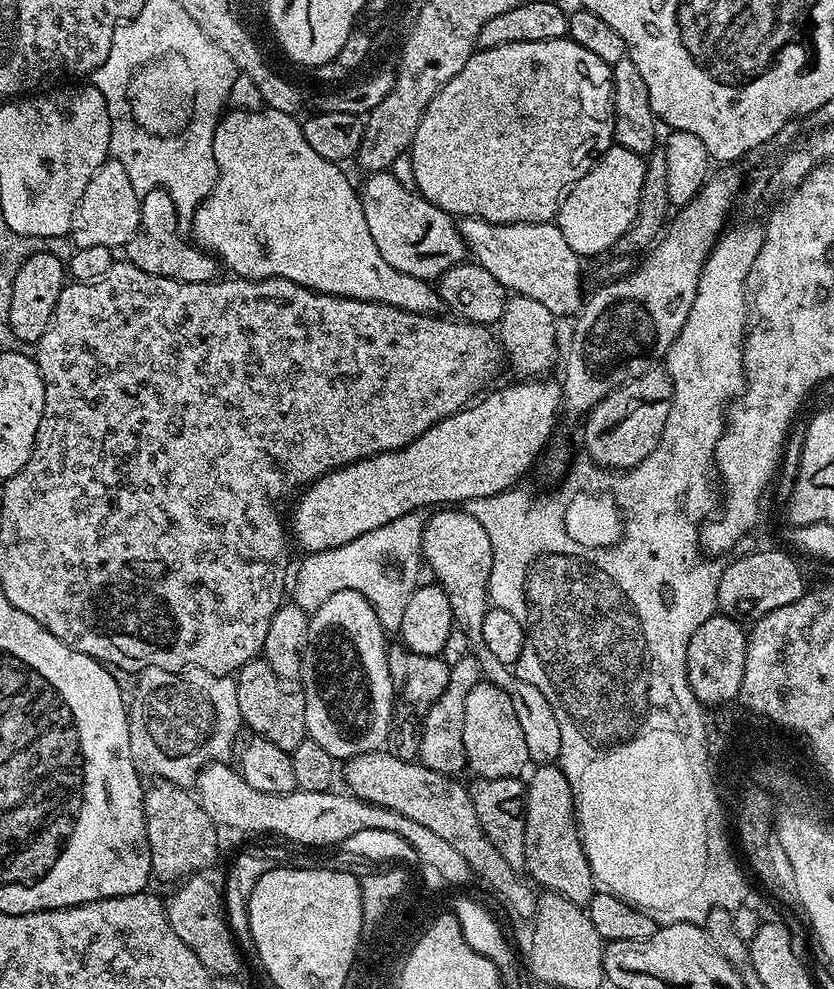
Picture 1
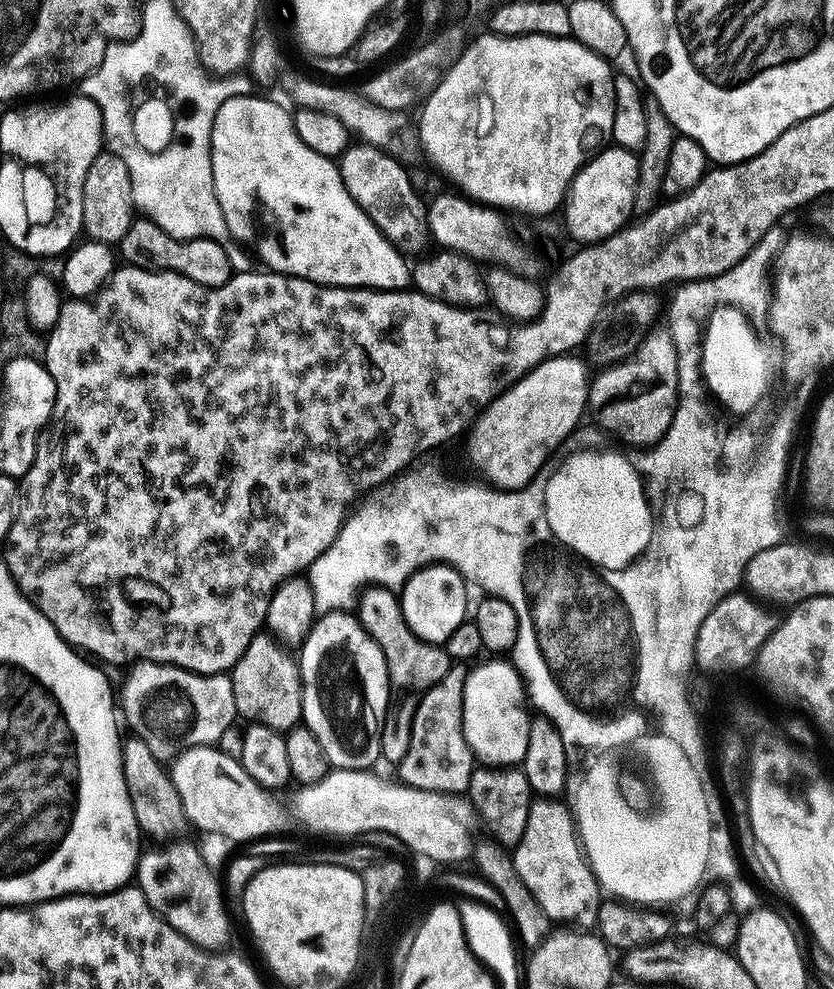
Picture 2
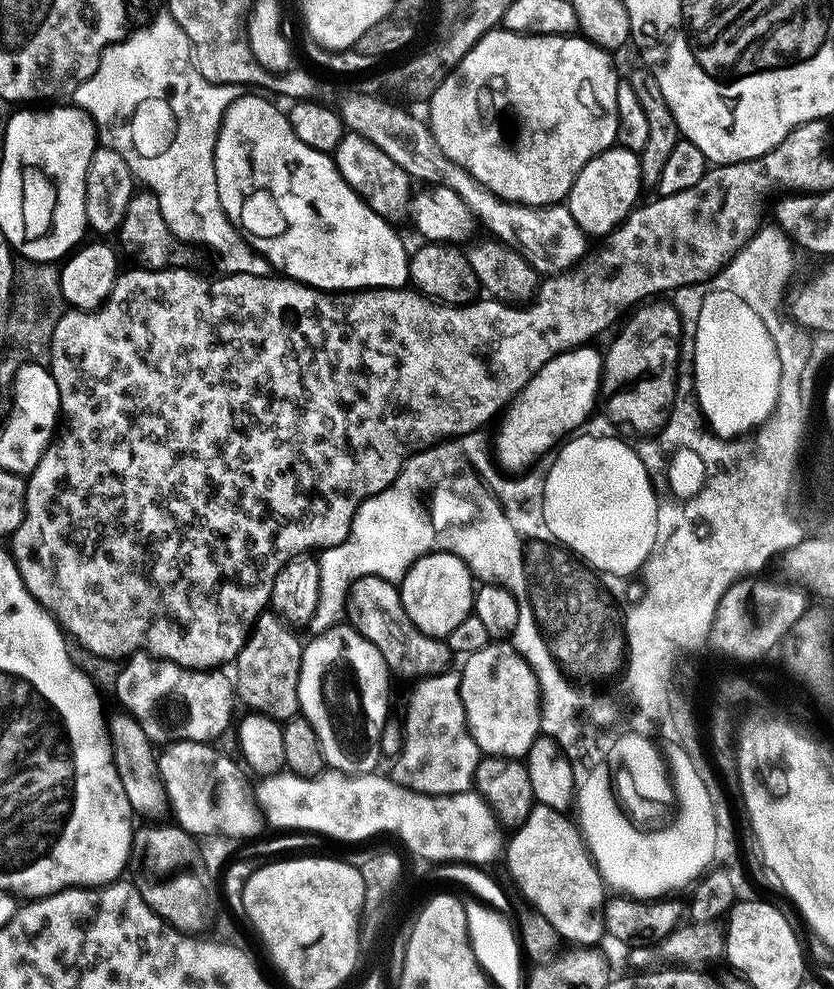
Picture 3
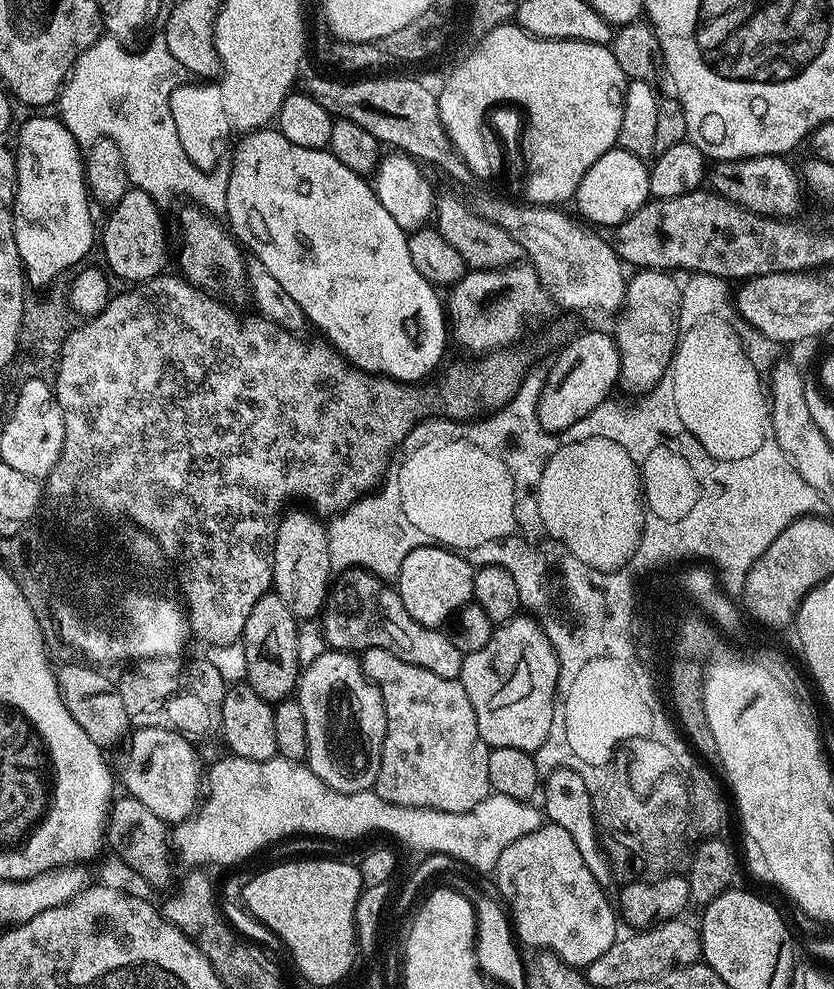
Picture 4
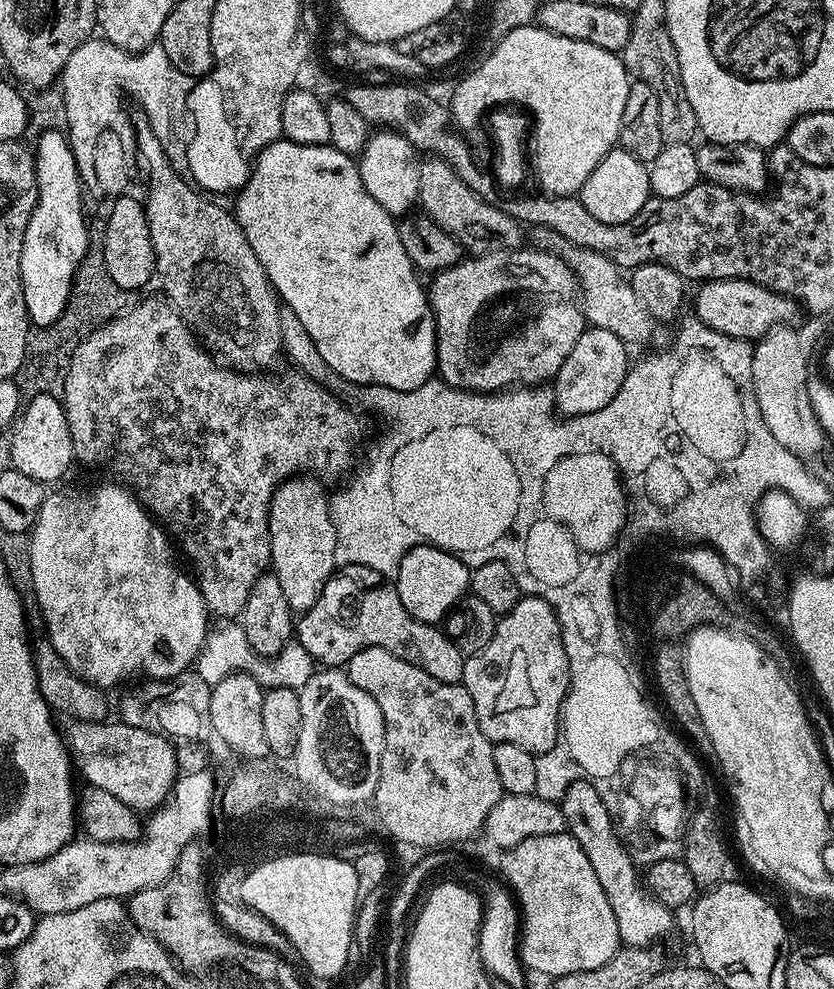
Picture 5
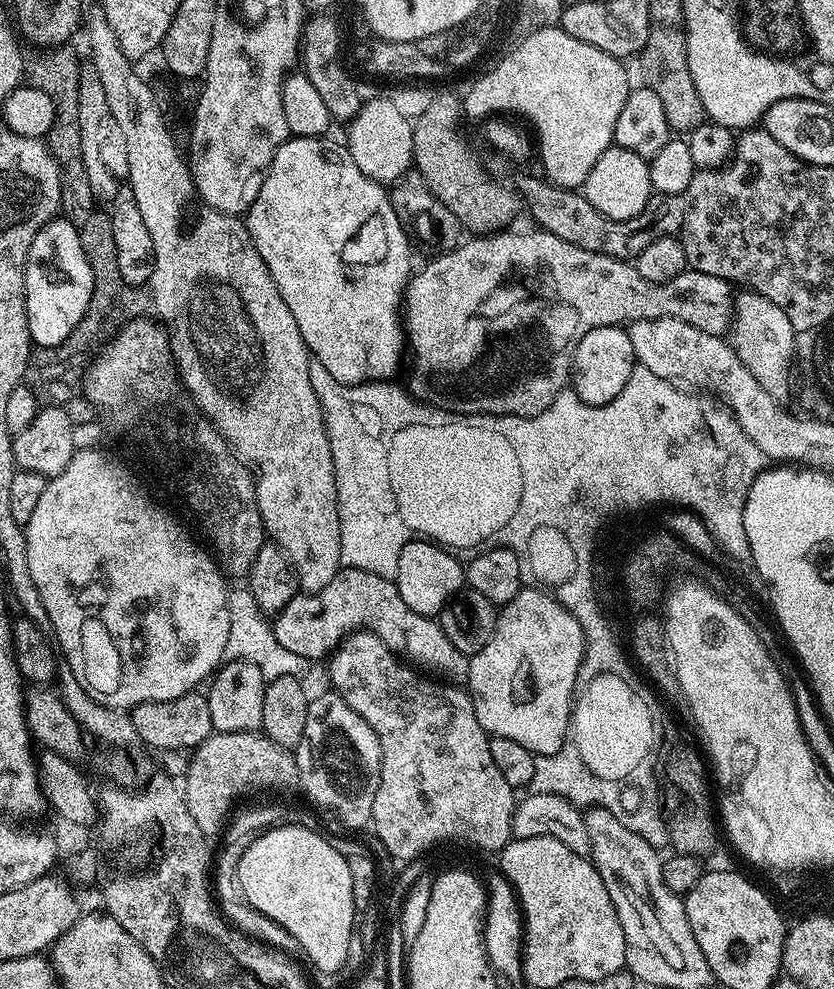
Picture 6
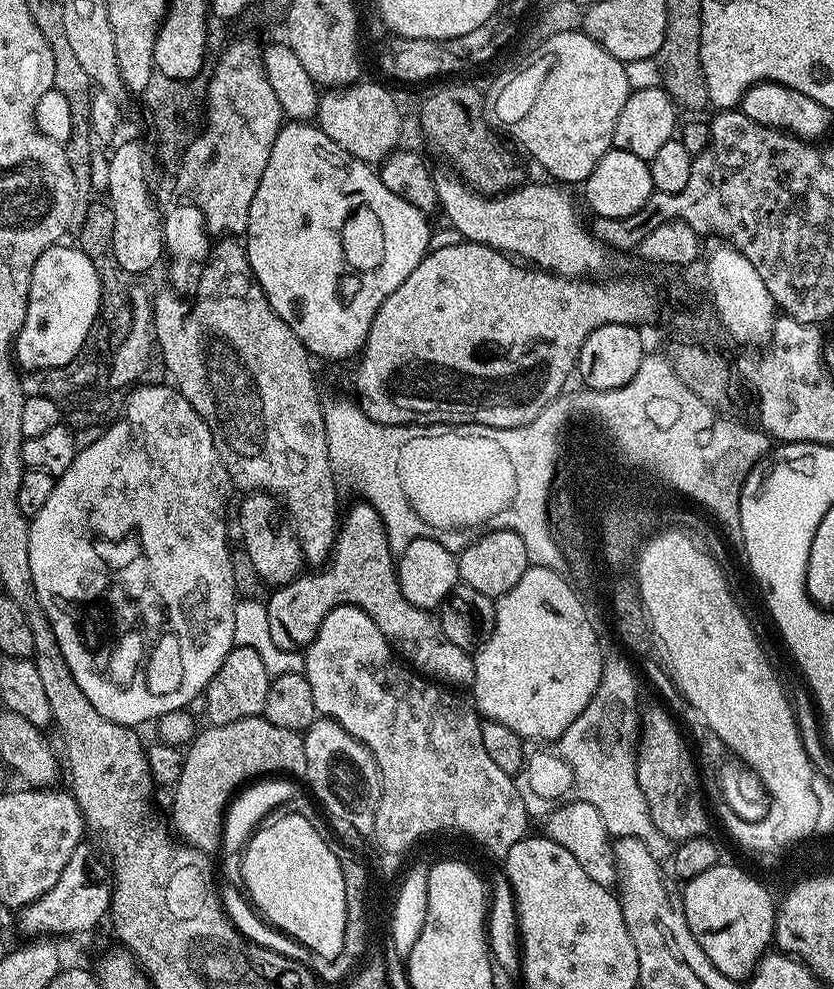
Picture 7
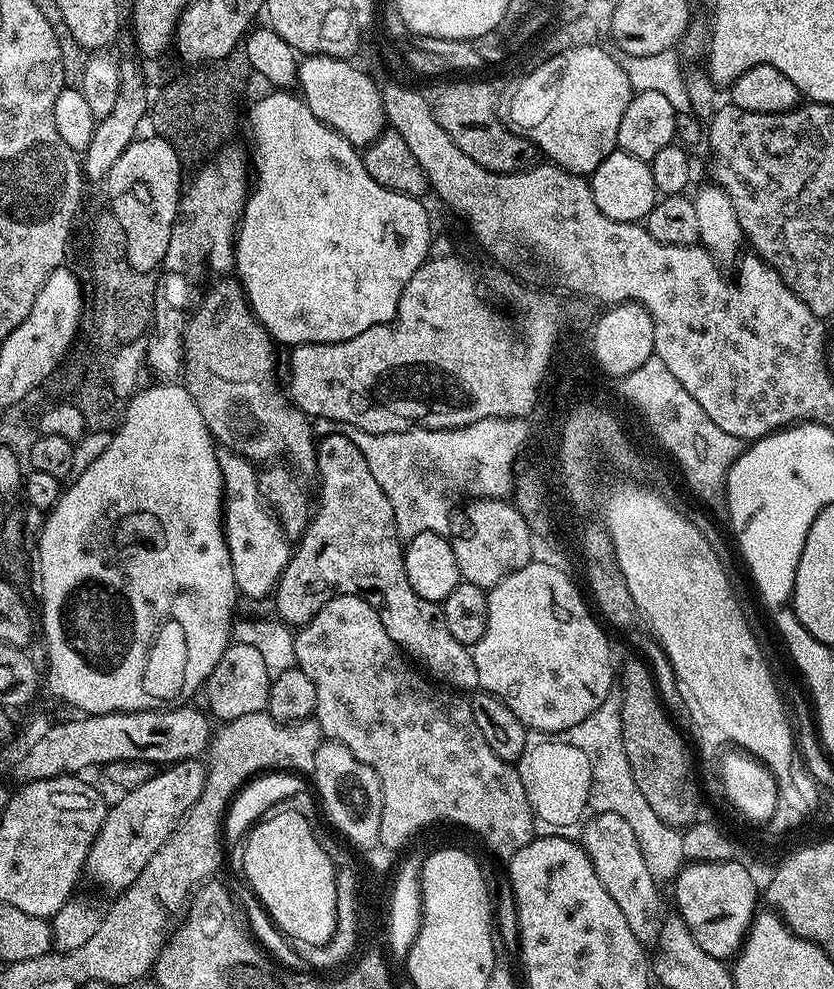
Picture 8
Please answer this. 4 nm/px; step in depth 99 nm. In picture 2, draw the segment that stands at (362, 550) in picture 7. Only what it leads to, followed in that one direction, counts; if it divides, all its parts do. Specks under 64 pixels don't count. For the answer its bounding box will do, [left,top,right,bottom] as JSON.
[358,586,454,694]

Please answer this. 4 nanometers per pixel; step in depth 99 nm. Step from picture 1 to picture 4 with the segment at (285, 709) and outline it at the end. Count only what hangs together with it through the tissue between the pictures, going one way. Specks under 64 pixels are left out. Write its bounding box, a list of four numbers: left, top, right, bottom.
[242,590,302,702]

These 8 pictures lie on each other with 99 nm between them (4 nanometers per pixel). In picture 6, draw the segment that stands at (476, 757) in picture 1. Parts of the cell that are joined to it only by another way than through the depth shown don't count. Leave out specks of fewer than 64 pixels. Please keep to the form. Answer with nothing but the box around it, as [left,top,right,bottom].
[466,586,584,757]

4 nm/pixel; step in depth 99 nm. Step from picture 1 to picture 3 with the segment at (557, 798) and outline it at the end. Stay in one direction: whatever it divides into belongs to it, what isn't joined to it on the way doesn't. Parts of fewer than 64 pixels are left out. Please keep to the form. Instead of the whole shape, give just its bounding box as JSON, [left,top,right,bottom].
[506,803,606,946]

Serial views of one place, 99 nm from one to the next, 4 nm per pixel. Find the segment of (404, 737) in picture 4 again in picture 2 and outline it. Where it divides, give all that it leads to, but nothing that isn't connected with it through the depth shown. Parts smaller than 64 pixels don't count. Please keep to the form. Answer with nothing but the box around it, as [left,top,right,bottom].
[399,663,474,794]

